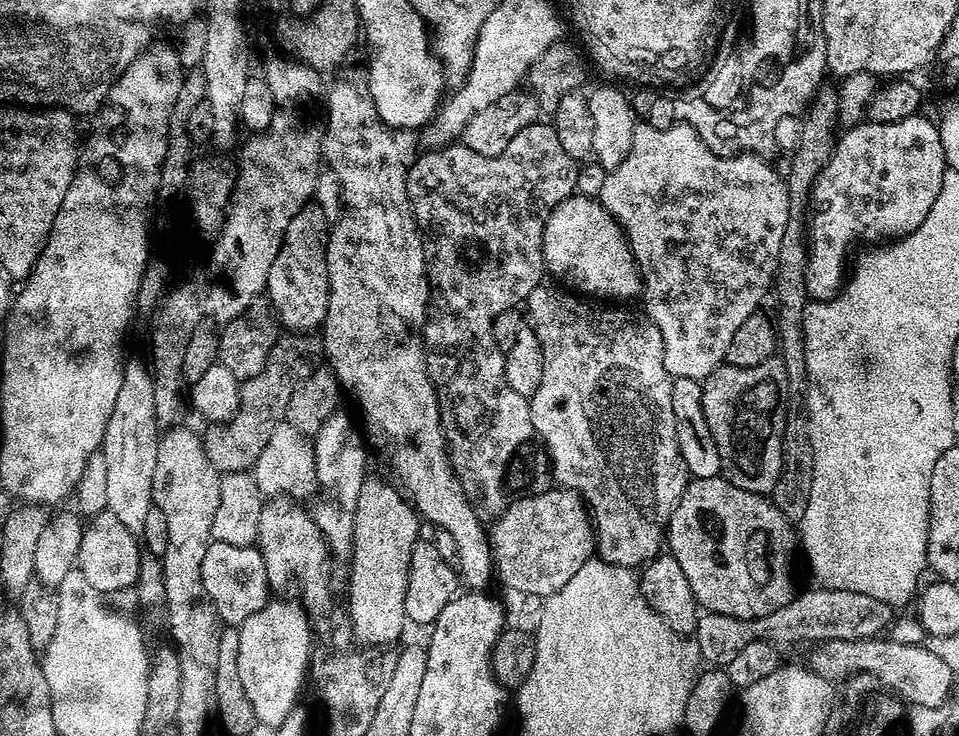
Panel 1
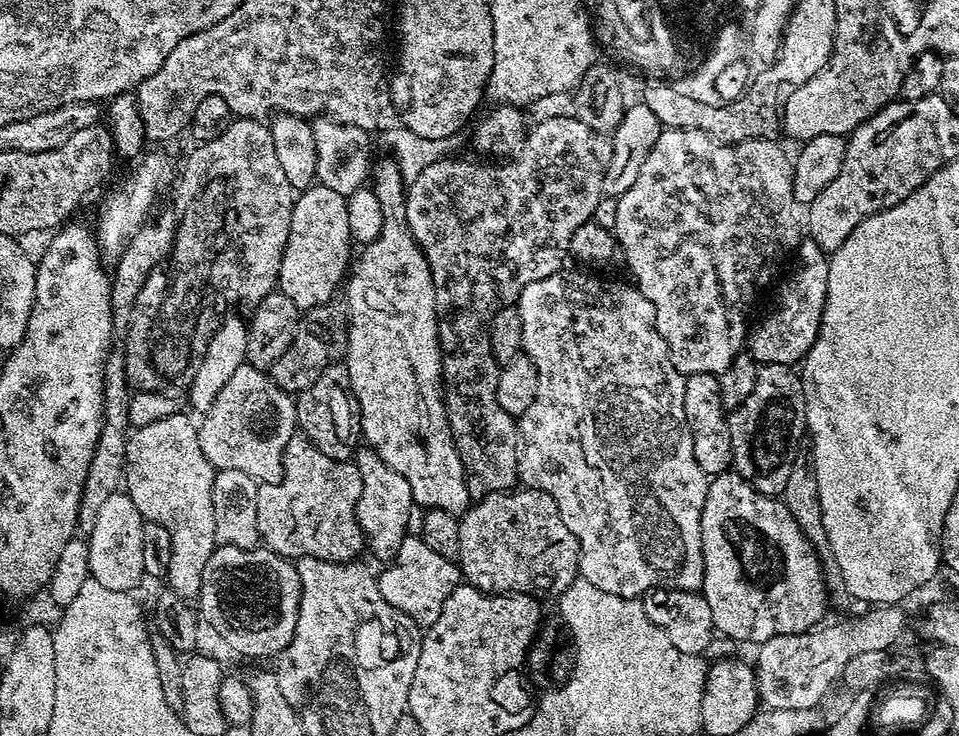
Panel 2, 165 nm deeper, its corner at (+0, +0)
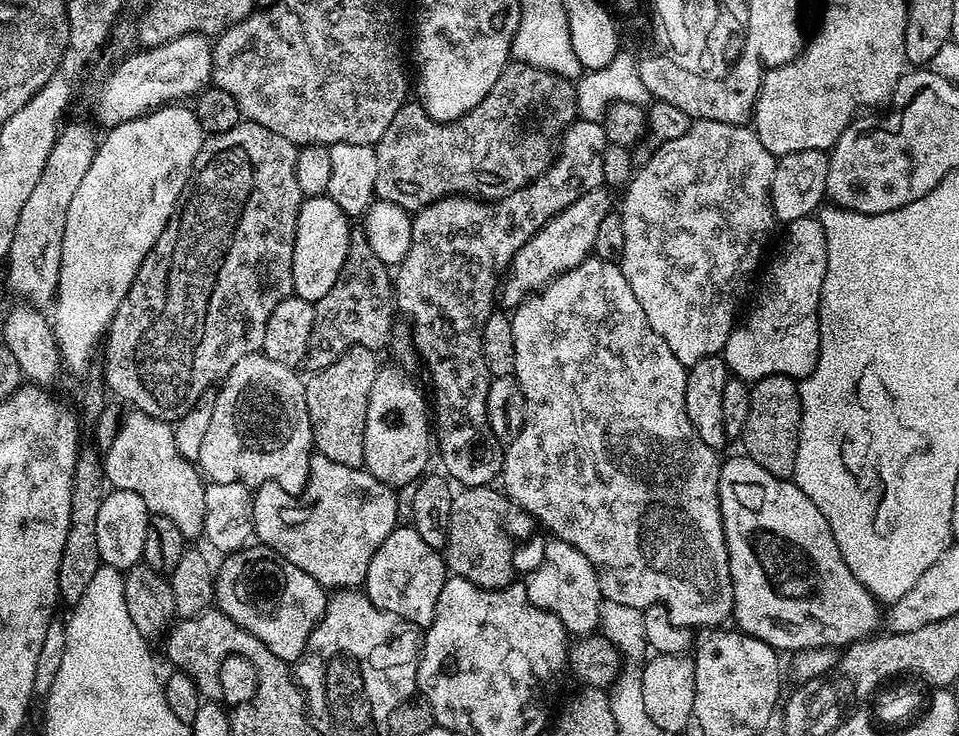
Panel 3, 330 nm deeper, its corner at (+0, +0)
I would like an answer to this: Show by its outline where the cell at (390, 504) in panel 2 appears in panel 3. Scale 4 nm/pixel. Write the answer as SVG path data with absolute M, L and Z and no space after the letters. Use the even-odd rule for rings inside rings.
M381 367L376 373L374 378L374 386L370 386L370 398L368 399L368 405L366 406L366 438L364 439L364 467L368 469L370 474L374 474L374 478L378 478L378 482L388 485L393 490L401 490L407 486L415 485L421 477L425 475L428 467L428 444L430 448L430 404L424 396L420 393L419 388L408 378L407 374L399 367L396 368L384 368Z

